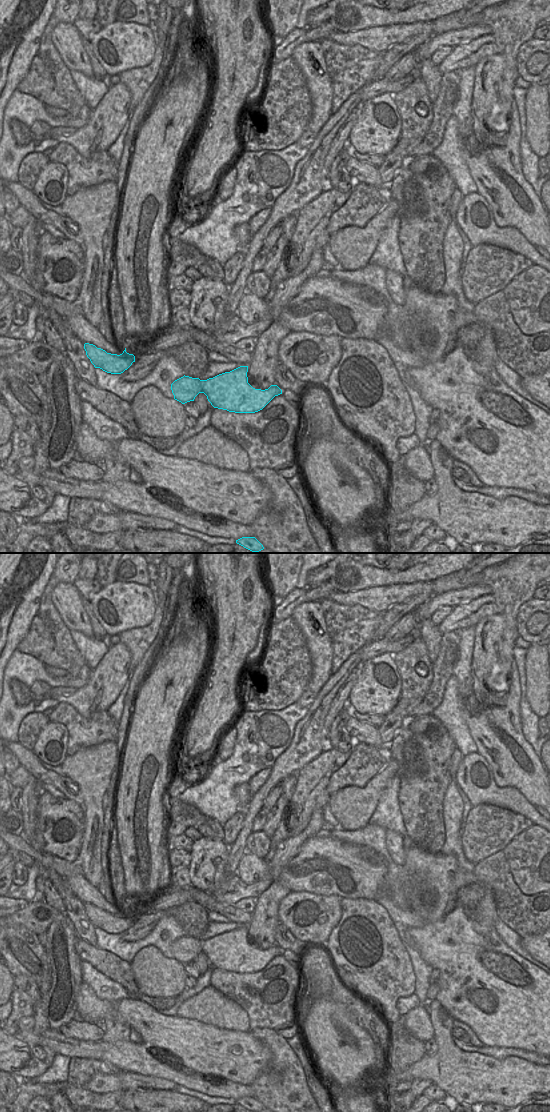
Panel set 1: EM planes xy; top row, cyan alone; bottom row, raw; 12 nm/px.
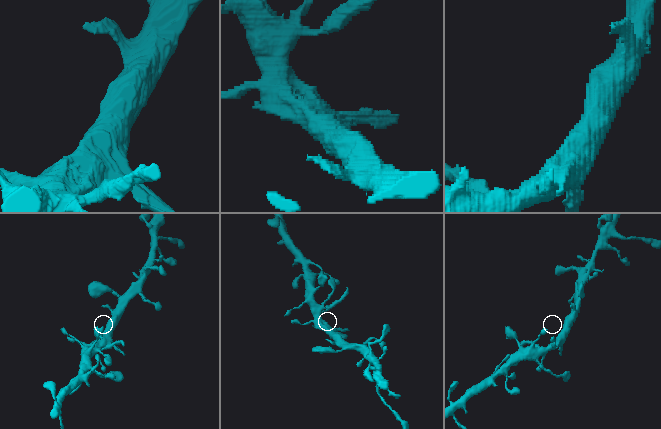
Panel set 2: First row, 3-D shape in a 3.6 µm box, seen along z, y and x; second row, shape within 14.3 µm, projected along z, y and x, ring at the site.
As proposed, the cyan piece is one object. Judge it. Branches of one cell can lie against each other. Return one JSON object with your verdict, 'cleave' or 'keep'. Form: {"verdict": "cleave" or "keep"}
{"verdict": "keep"}

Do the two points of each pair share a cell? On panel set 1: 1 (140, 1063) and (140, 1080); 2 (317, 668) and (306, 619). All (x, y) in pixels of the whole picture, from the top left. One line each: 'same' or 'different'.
1: different
2: same

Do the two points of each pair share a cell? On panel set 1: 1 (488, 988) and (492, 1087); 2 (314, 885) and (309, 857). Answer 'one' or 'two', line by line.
1: two
2: one

